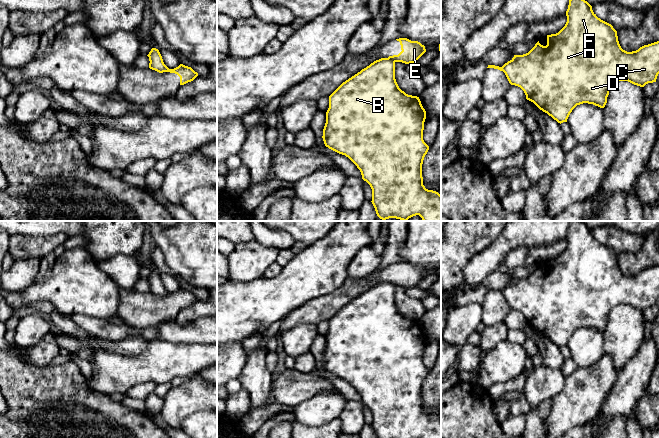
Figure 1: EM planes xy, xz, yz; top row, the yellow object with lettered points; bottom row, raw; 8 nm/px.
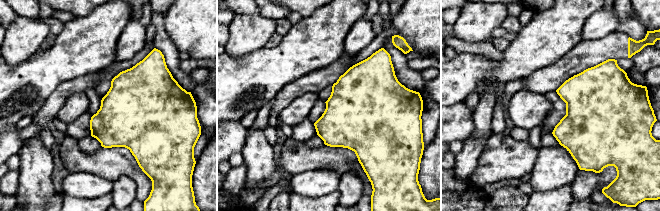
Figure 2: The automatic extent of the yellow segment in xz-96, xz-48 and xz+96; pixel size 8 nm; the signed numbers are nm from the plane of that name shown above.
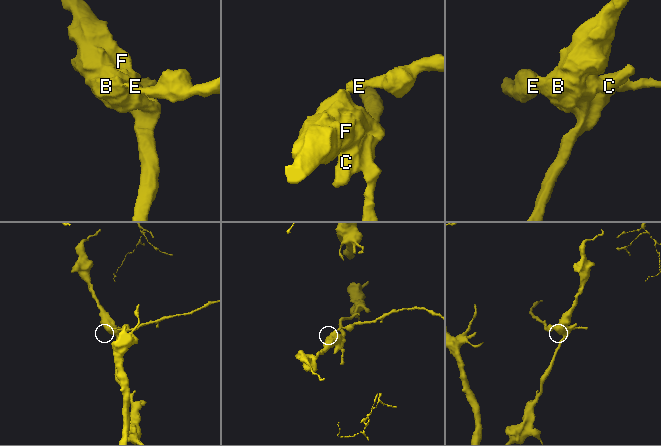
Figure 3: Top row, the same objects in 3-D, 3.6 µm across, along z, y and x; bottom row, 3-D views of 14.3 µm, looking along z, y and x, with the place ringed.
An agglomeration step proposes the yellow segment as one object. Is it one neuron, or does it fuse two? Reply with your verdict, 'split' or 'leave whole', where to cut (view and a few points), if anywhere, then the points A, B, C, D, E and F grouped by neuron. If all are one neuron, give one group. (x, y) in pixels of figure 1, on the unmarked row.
split; cut in xz along (388, 281), (394, 286); A B C D F / E

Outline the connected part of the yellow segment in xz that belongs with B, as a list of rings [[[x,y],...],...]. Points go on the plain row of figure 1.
[[[381,282],[374,285],[366,292],[343,306],[330,320],[329,332],[326,336],[326,347],[323,353],[323,365],[329,373],[348,381],[360,394],[362,403],[372,413],[372,428],[376,438],[441,438],[441,419],[433,414],[428,414],[423,409],[422,388],[429,370],[423,364],[424,346],[426,335],[419,321],[406,318],[402,315],[395,303],[395,286],[389,282]]]

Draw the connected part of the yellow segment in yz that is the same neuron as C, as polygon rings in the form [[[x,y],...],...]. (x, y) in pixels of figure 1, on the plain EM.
[[[581,221],[570,222],[568,233],[566,235],[566,240],[567,246],[565,250],[558,257],[547,259],[546,270],[541,269],[538,265],[528,277],[523,279],[514,279],[514,281],[510,285],[508,285],[502,290],[503,296],[505,297],[509,307],[511,309],[520,311],[524,315],[526,323],[533,326],[540,334],[547,337],[554,344],[561,348],[563,346],[567,346],[570,337],[577,329],[588,327],[598,330],[600,332],[604,332],[607,327],[609,314],[618,305],[628,305],[640,311],[644,311],[648,307],[656,306],[657,300],[659,298],[659,265],[644,269],[636,275],[627,276],[623,274],[618,265],[617,255],[613,252],[611,248],[598,242],[593,236],[592,230]]]

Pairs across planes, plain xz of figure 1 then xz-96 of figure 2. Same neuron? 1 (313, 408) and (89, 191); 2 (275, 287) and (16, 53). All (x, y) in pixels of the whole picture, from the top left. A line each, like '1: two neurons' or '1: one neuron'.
1: one neuron
2: two neurons

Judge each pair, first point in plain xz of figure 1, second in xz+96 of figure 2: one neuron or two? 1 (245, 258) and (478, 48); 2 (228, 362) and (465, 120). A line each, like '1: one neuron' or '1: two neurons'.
1: two neurons
2: one neuron

